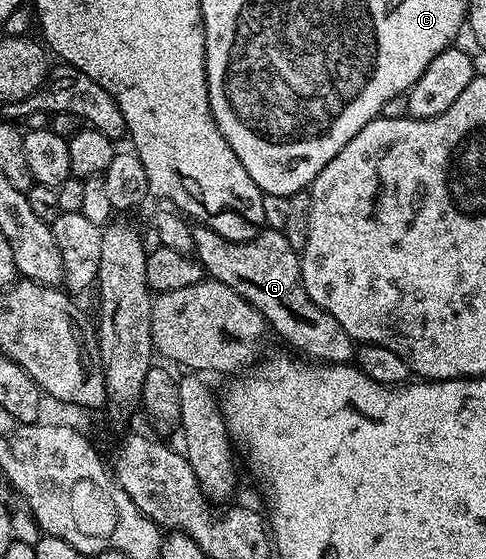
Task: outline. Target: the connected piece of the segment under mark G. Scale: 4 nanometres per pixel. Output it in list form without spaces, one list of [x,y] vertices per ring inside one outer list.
[[[192,227],[195,243],[193,255],[210,279],[225,282],[229,290],[237,290],[245,302],[252,304],[264,320],[283,340],[288,340],[296,353],[312,362],[324,364],[352,363],[357,347],[350,334],[317,302],[309,298],[303,285],[303,266],[300,253],[289,246],[282,230],[260,231],[251,240],[227,240],[211,228]]]

